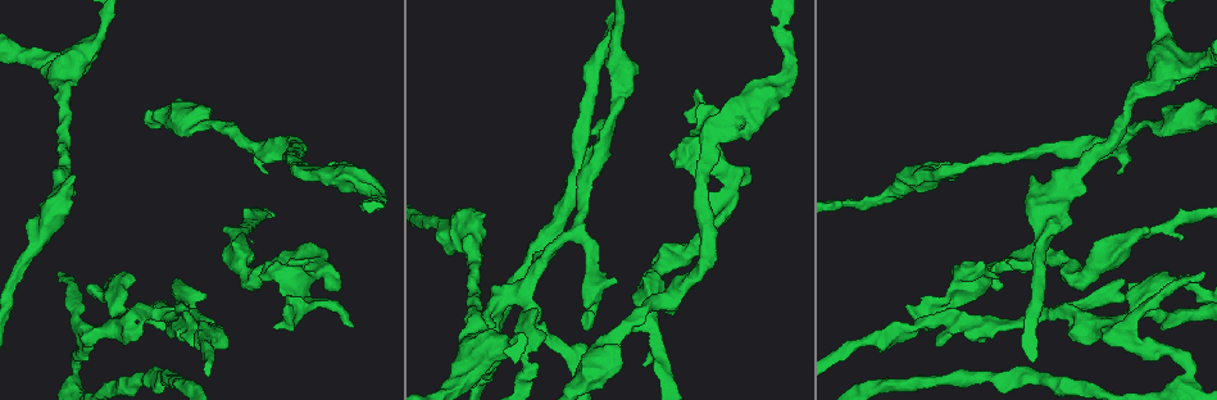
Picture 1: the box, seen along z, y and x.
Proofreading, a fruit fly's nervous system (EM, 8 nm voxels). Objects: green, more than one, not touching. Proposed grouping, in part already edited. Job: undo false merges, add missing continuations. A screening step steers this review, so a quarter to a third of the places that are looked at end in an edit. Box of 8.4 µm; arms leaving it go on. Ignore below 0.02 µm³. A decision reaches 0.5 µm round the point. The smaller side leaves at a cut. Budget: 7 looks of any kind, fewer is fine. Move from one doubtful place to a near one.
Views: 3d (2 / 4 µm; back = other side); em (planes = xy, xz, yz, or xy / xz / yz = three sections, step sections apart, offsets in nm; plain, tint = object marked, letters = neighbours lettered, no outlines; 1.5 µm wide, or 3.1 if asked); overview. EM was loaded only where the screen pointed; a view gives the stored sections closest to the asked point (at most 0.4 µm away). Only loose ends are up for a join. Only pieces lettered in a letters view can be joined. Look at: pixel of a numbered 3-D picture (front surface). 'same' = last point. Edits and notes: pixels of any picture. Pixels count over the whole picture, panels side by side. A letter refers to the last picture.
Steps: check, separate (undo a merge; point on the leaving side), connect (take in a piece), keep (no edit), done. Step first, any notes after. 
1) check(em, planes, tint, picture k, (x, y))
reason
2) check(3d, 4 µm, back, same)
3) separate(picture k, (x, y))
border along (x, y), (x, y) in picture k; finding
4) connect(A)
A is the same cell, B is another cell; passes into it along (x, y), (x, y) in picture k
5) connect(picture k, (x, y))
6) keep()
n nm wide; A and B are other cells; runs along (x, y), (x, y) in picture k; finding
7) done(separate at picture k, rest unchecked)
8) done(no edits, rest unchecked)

check(em, planes, letters, picture 1, (486, 375))
calibre changes

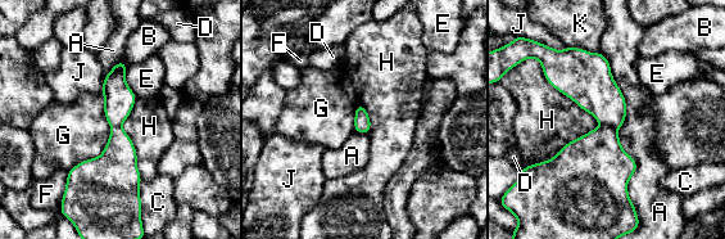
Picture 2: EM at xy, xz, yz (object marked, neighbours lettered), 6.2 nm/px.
separate(picture 2, (596, 163))
110 nm wide; A, B, C, D, E, F, G, H, J and K are other cells; border along (603, 125), (608, 125), (615, 130) in picture 2; a second neuron is stuck on

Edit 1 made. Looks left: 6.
check(3d, 2 µm, picture 1, (338, 286))
an open end

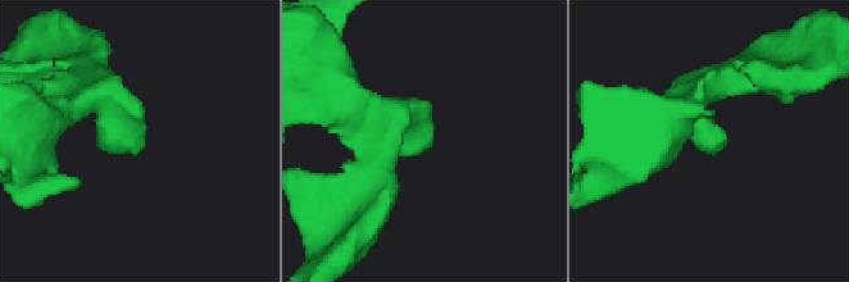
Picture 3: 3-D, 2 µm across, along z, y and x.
check(em, planes, letters, picture 3, (716, 147))
need the tissue

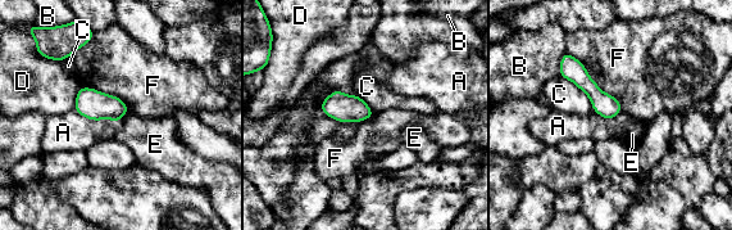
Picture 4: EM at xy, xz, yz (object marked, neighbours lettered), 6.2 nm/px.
keep()
150 nm wide; A, B, C, D, E and F are other cells; none of them fits

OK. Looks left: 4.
check(3d, 2 µm, picture 1, (476, 315))
calibre changes

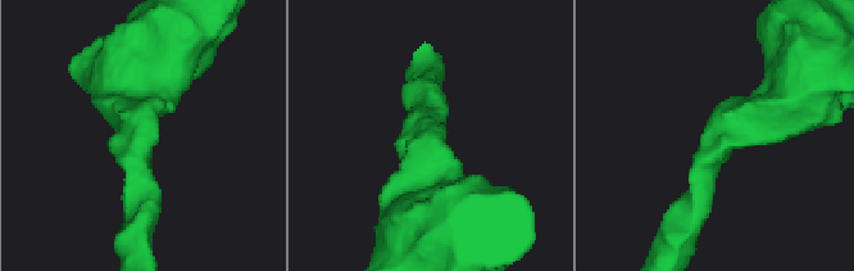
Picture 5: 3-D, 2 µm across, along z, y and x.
check(em, yz, step 8, tint, picture 5, (137, 138))
arms of 220, 600 nm; now the EM

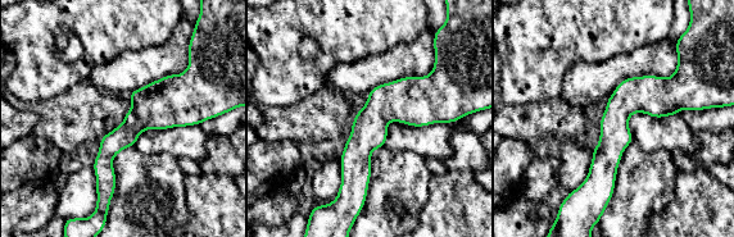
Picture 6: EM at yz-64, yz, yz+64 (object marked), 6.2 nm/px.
check(em, yz, step 8, letters, same)
what lies round it

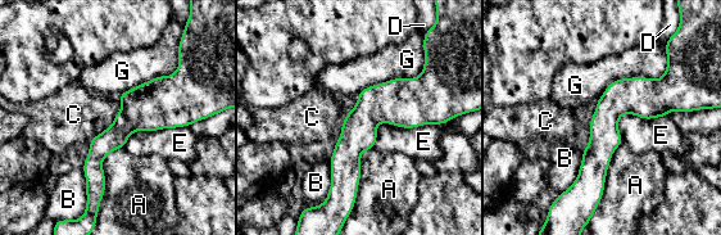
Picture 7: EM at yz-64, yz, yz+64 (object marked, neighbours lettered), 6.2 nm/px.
keep()
A, B, C, D, E and G are other cells; runs along (173, 77), (96, 154), (93, 195) in picture 7; continuous, no second neuron

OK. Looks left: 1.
done(separate at picture 2, rest unchecked)

